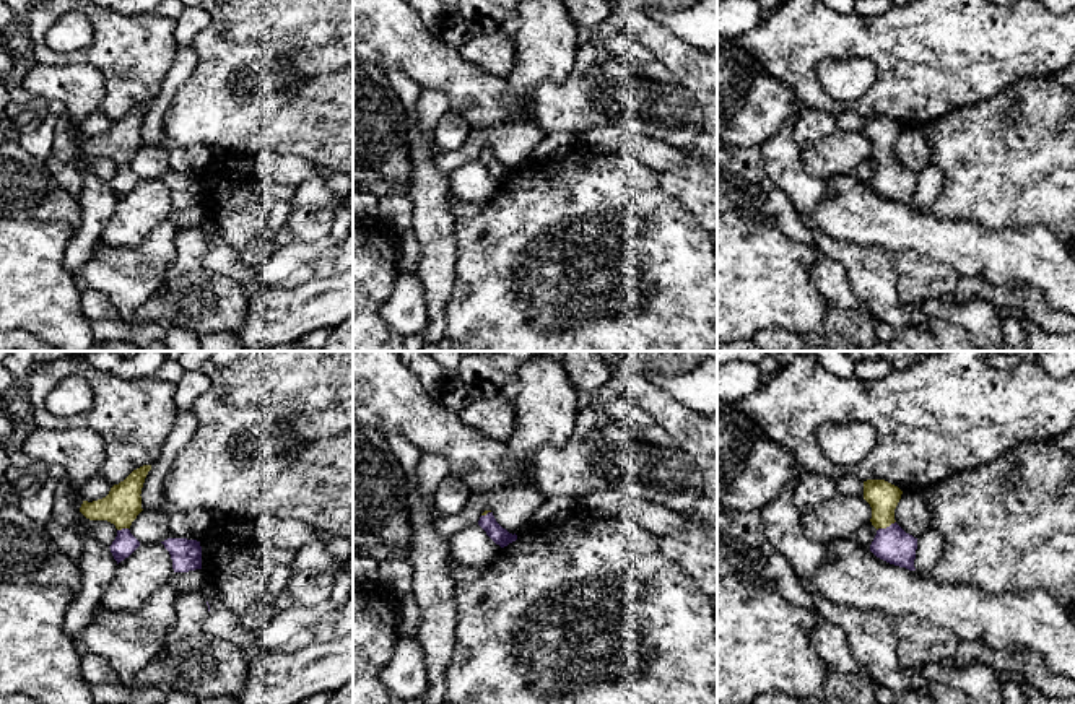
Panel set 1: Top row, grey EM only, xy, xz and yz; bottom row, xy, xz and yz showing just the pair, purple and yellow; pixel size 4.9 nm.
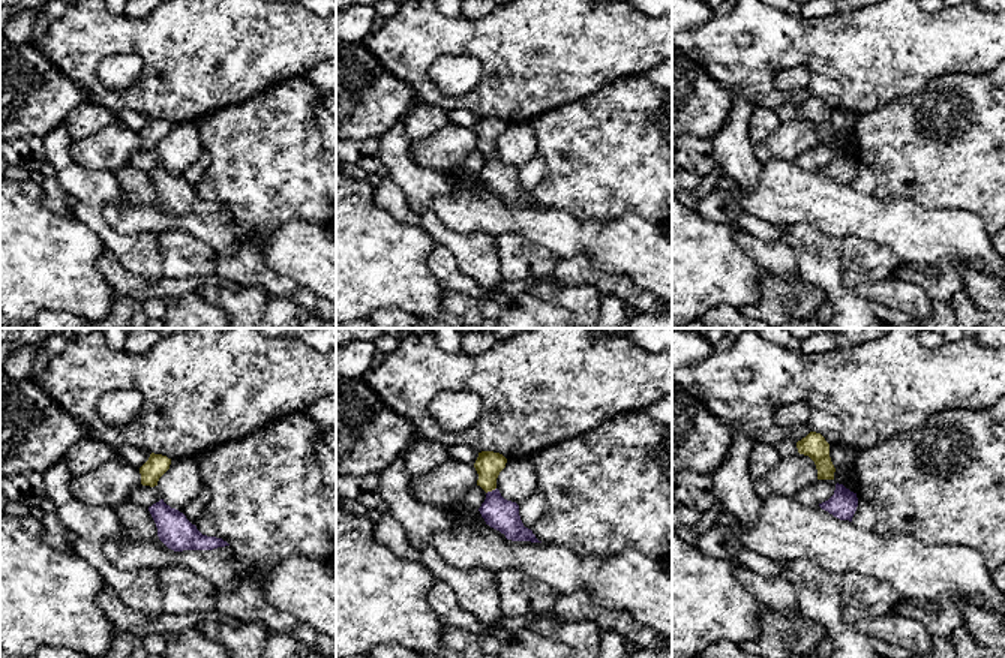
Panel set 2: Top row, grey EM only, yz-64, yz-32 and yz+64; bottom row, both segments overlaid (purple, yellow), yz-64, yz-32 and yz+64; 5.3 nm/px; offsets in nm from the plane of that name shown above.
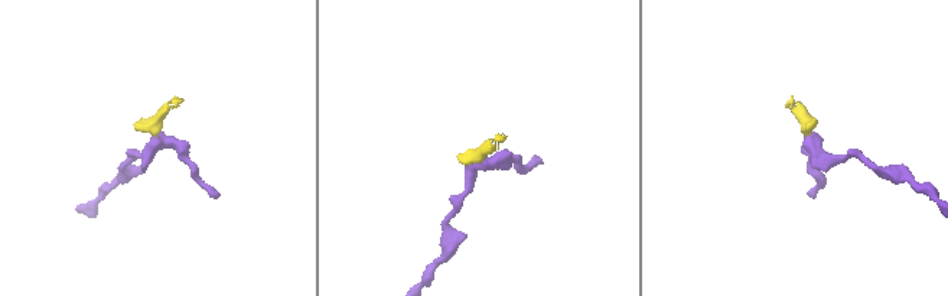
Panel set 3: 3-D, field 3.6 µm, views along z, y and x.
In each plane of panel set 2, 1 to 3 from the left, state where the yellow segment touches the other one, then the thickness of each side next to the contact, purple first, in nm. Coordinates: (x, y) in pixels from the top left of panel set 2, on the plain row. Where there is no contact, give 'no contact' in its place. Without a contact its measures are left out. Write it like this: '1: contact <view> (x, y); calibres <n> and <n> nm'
1: no contact
2: contact yz-32 (492, 155); calibres 170 and 140 nm
3: no contact

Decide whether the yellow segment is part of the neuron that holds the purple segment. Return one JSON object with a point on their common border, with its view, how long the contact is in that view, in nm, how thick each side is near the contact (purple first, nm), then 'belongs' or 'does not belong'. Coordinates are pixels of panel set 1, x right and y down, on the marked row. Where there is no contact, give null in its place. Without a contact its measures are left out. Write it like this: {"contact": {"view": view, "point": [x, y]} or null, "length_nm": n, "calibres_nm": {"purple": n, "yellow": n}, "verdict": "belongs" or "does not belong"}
{"contact": {"view": "yz", "point": [887, 527]}, "length_nm": 110, "calibres_nm": {"purple": 180, "yellow": 150}, "verdict": "belongs"}

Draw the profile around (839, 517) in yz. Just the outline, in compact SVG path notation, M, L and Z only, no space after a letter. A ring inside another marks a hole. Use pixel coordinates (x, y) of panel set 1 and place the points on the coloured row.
M841 494L828 499L813 511L802 514L808 538L818 543L852 538L872 519L872 507L864 496Z

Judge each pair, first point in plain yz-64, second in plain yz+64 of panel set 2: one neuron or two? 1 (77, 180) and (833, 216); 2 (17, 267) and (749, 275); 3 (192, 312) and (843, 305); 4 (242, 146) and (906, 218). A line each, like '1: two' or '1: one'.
1: two
2: one
3: one
4: two

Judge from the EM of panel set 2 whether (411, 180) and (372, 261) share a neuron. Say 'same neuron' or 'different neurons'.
different neurons

